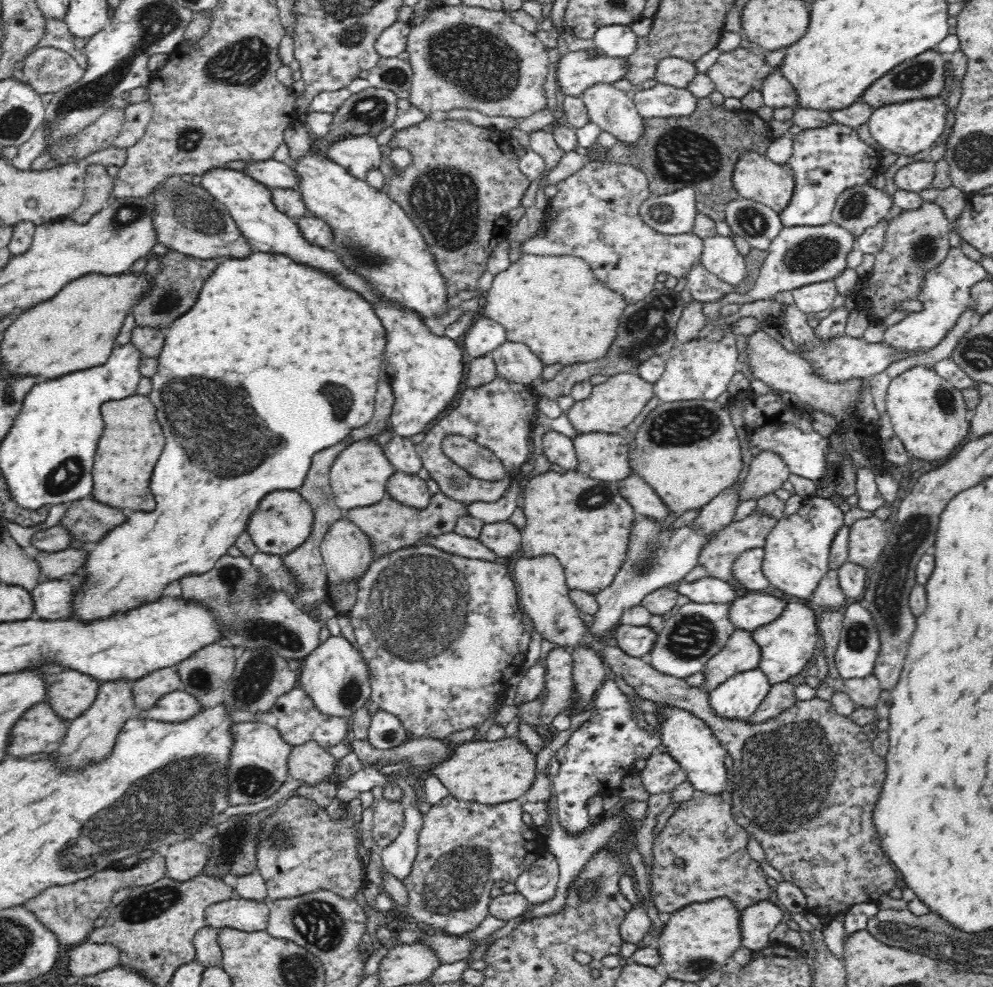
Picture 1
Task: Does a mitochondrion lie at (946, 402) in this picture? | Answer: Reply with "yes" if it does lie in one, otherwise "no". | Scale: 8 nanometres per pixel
yes

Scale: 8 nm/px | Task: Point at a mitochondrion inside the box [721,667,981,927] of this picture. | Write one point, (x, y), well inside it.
(772, 798)

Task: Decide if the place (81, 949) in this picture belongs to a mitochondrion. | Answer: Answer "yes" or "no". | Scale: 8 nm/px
no

